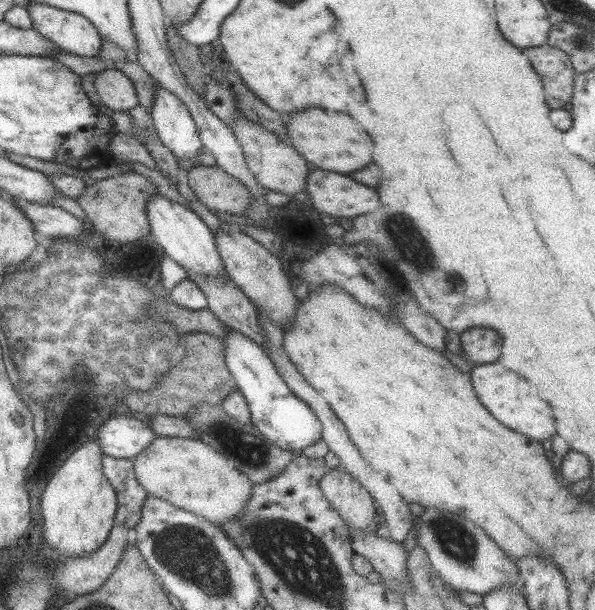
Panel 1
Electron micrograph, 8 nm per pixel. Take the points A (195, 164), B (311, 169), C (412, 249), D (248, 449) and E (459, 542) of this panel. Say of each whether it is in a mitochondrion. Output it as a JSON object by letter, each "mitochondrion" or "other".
{"A":"other","B":"other","C":"mitochondrion","D":"mitochondrion","E":"mitochondrion"}

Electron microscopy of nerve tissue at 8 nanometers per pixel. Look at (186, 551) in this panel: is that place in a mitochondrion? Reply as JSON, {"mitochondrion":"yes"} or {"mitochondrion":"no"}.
{"mitochondrion":"yes"}

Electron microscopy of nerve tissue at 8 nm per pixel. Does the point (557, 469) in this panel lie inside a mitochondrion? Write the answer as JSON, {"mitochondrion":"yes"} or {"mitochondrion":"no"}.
{"mitochondrion":"no"}

